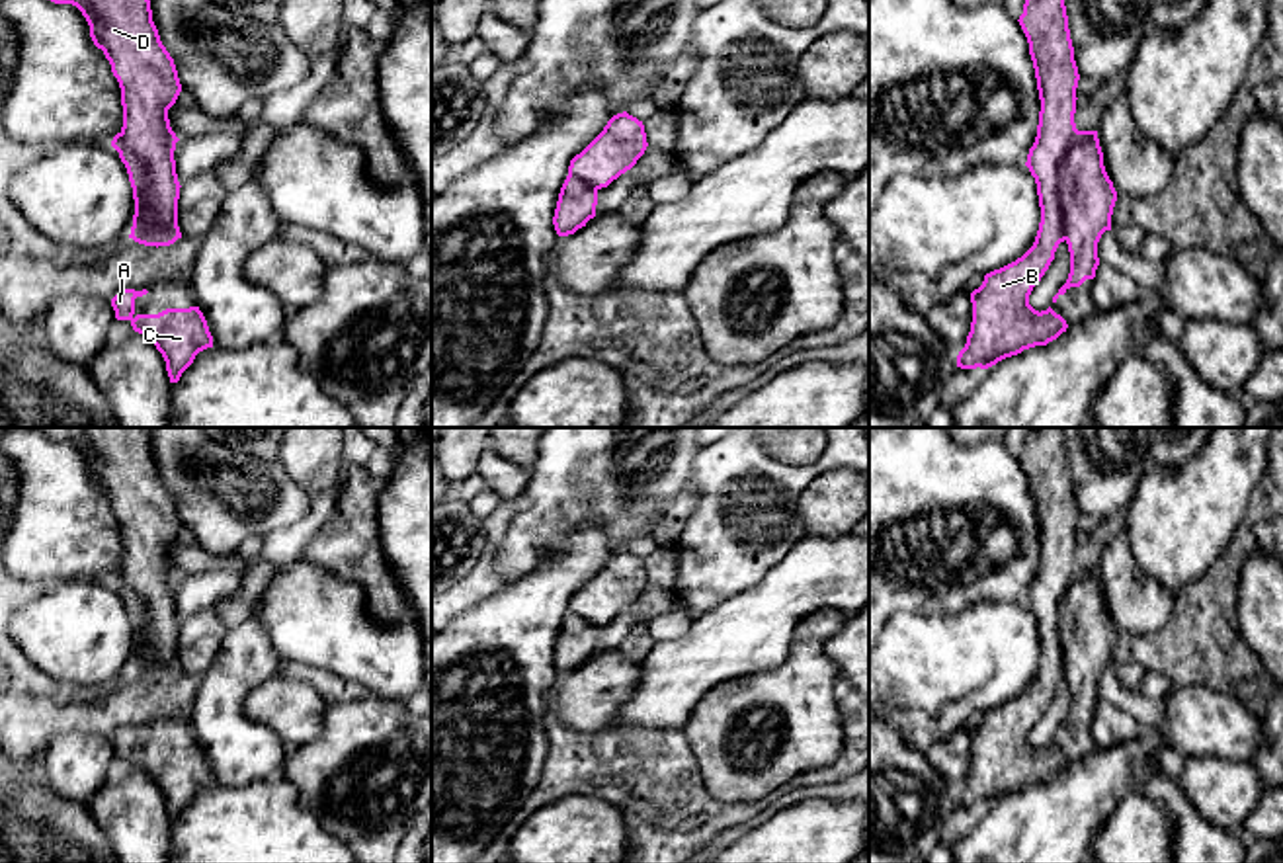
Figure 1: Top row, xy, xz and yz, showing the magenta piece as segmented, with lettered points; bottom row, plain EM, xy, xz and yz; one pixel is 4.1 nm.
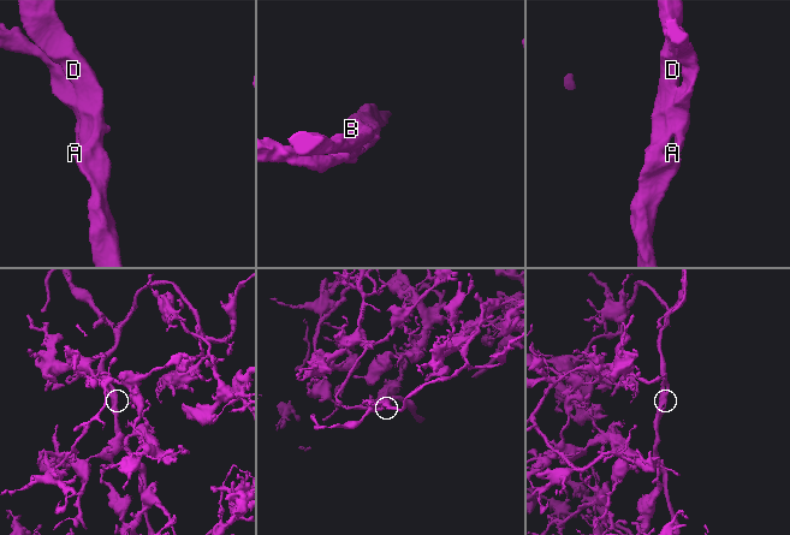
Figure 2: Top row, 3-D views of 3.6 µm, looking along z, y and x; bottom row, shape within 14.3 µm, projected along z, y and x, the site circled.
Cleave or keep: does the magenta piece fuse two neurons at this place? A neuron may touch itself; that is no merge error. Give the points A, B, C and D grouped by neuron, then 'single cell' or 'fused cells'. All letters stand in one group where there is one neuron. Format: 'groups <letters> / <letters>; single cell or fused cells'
groups A B C D; single cell

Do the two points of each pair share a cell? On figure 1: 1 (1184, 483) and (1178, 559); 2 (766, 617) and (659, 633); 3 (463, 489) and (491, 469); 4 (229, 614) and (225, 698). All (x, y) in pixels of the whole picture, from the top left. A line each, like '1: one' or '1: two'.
1: one
2: two
3: two
4: two

